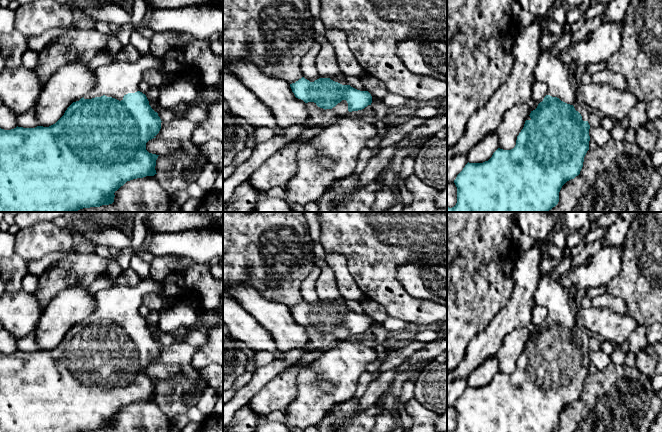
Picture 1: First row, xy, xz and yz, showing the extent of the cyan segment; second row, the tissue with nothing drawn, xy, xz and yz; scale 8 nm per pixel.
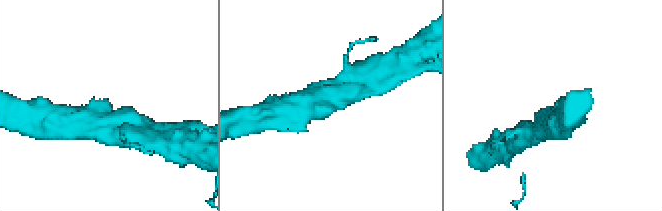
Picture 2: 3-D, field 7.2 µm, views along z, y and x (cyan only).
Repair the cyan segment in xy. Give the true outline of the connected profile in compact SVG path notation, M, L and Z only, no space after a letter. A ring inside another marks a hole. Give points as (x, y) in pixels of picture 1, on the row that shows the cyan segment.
M142 56L135 62L112 61L100 66L94 71L95 84L91 92L96 96L92 99L81 98L73 102L65 111L64 115L49 127L37 126L35 128L16 127L11 130L0 128L0 212L75 212L83 208L100 207L114 202L114 193L127 181L154 176L156 173L156 160L159 155L149 153L146 150L146 143L156 138L161 129L161 119L149 105L145 94L139 91L138 85L142 81L142 74L145 70L159 68L159 60L164 66L164 57L155 58L152 56Z

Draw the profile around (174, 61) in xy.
M183 48L175 49L169 51L162 61L159 59L159 68L158 71L162 74L175 73L182 70L183 68L188 67L184 60L184 51Z

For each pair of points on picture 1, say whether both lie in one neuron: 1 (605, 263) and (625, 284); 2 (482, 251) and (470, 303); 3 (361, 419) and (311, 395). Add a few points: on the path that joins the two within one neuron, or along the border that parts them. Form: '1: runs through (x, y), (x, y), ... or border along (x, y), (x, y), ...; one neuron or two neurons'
1: border along (622, 252), (620, 271), (605, 285); two neurons
2: runs through (470, 264), (470, 290); one neuron
3: border along (352, 396), (329, 408); two neurons

